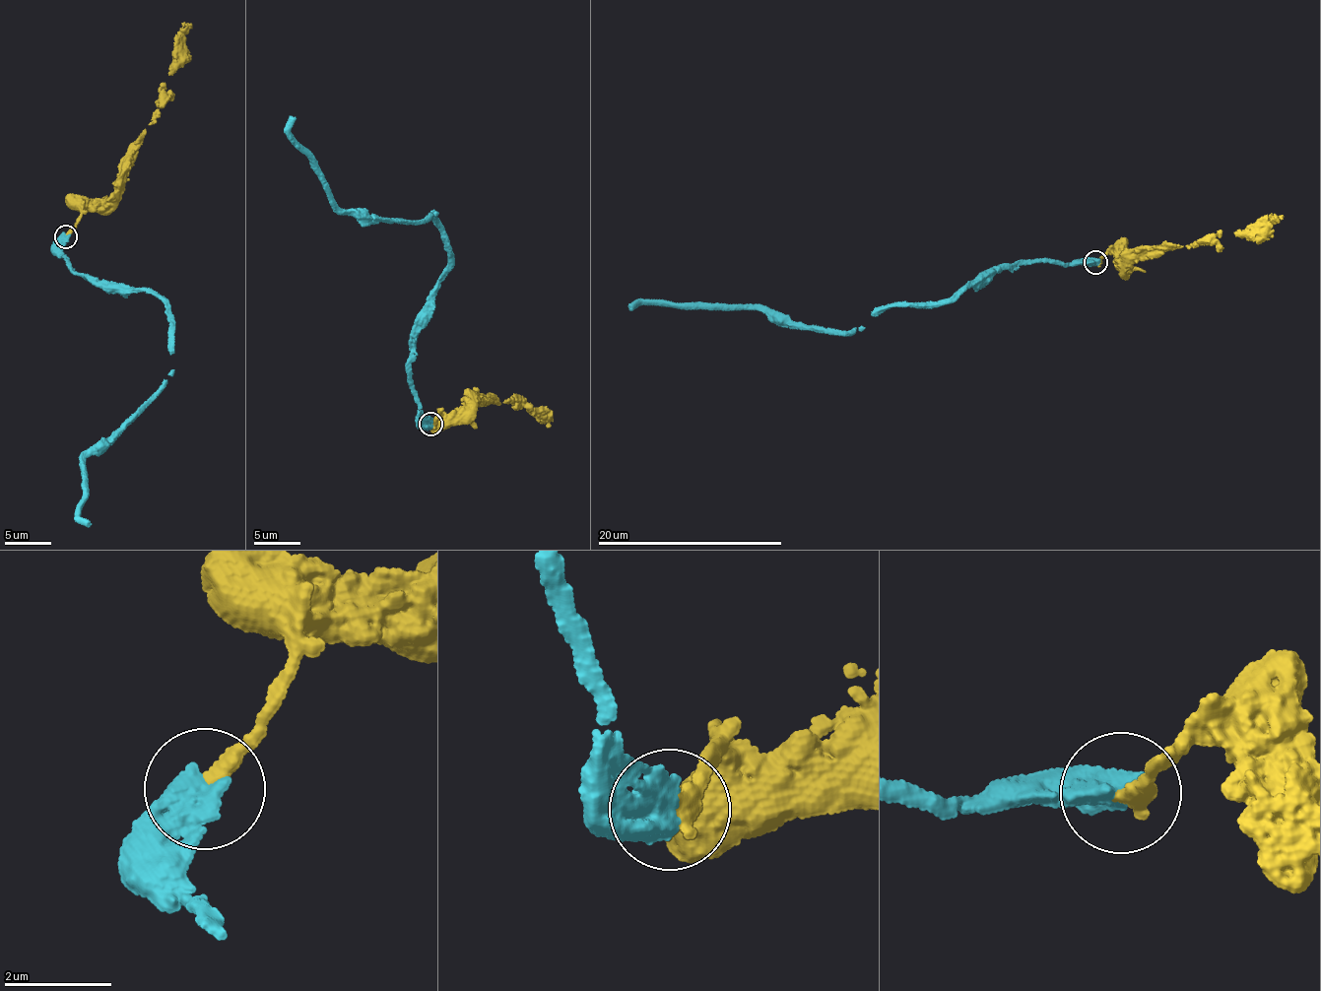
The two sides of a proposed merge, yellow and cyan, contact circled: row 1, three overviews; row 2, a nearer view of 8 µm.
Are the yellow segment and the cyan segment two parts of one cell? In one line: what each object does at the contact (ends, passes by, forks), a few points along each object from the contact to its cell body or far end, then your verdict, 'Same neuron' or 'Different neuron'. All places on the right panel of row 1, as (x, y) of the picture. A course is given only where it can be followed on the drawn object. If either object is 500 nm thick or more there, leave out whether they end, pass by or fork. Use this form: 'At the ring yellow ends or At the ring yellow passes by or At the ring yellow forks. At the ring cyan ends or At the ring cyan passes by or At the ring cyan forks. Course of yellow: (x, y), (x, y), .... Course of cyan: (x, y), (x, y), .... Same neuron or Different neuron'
Course of yellow: (1095, 263), (1112, 253), (1124, 267), (1187, 247), (1218, 233), (1243, 231), (1280, 216), (1282, 218). Course of cyan: (1094, 261), (1046, 260), (981, 274), (954, 297), (886, 307), (850, 331), (801, 325), (755, 309), (630, 309). Same neuron

